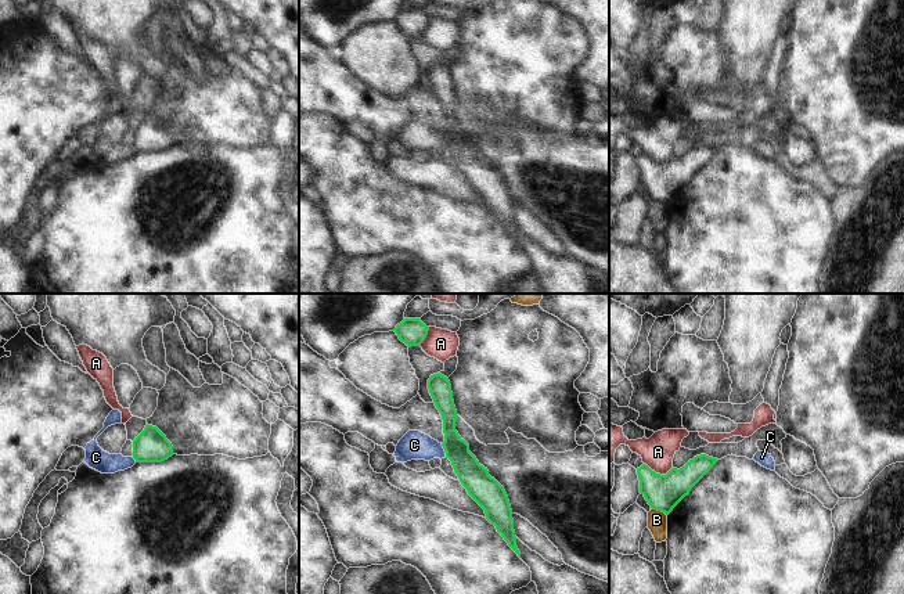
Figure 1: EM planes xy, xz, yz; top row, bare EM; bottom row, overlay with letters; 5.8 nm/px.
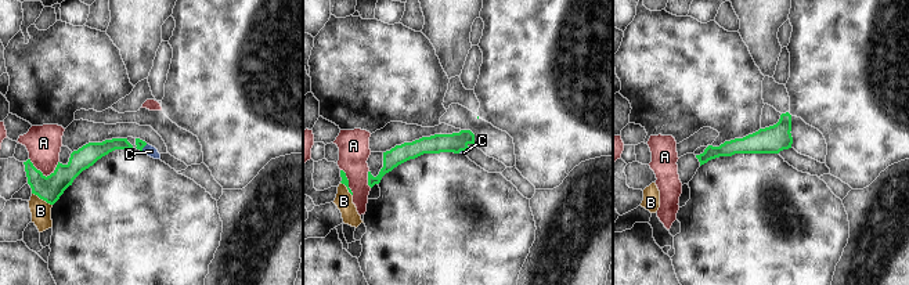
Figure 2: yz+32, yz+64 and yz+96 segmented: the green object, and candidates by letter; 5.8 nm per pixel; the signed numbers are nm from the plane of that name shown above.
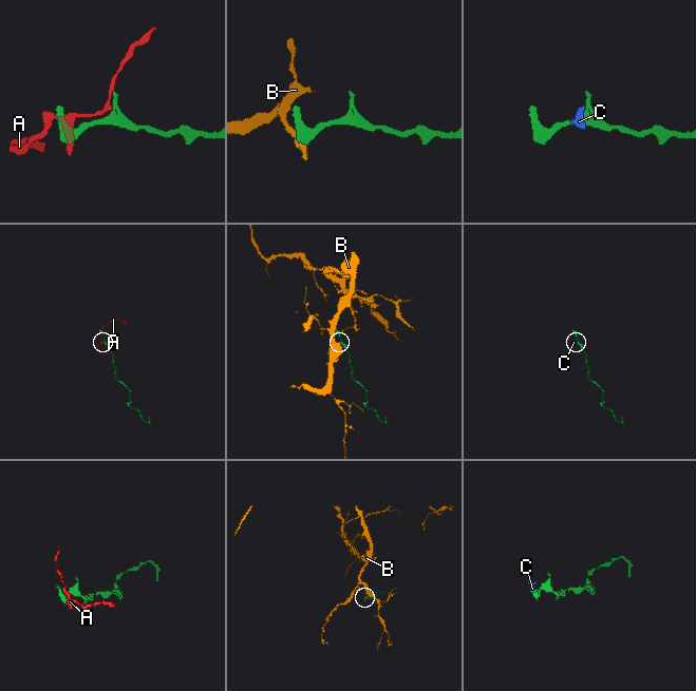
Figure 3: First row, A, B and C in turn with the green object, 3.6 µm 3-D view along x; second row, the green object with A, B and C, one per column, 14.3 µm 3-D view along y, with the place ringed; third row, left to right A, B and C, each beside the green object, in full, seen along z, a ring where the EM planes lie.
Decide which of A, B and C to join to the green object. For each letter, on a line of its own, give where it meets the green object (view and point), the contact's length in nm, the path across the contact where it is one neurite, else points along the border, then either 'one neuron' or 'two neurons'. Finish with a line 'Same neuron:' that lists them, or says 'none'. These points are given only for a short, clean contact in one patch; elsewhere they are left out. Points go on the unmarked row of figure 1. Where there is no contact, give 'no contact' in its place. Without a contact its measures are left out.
A: meets green in yz at (658, 164); contact 170 nm long; border along yz (644, 152), (661, 164), (666, 164), (672, 158); two neurons
B: meets green in yz at (659, 200); contact 110 nm long; border along yz (651, 197), (666, 205); two neurons
C: meets green in xz at (445, 140); contact 90 nm long; border along xz (440, 133), (446, 146); two neurons
Same neuron: none

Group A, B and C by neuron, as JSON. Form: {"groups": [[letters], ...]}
{"groups": [["A", "C"], ["B"]]}

